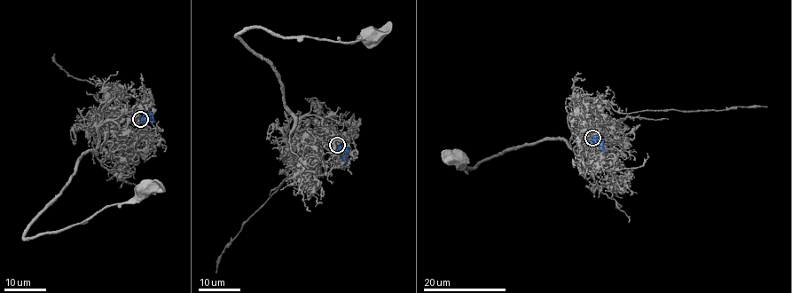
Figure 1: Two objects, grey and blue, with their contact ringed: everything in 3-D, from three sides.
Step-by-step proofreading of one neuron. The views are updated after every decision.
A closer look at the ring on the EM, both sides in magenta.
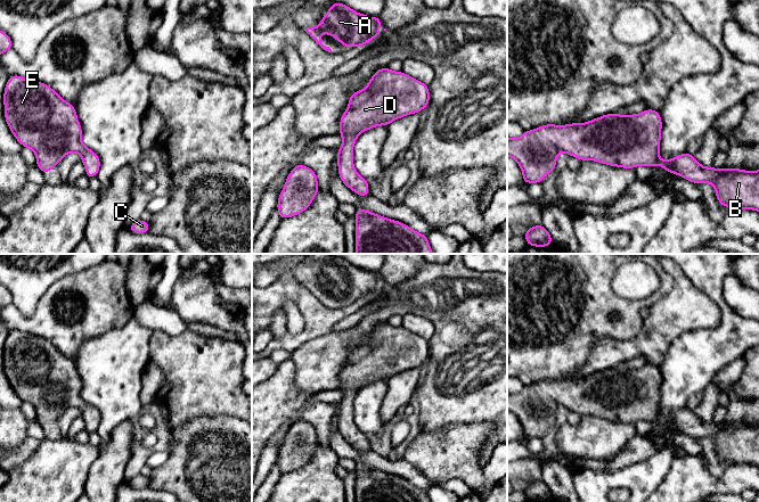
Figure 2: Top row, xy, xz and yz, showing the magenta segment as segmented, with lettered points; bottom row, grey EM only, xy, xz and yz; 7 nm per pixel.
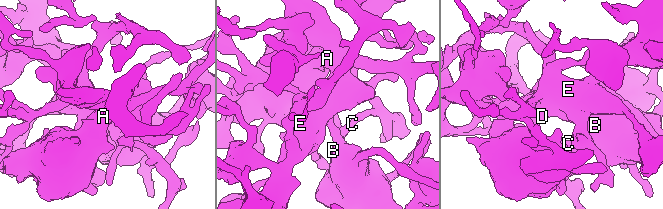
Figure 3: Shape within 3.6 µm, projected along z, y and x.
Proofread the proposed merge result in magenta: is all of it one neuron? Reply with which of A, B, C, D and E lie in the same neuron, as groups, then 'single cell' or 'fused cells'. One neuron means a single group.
A B C D E; single cell

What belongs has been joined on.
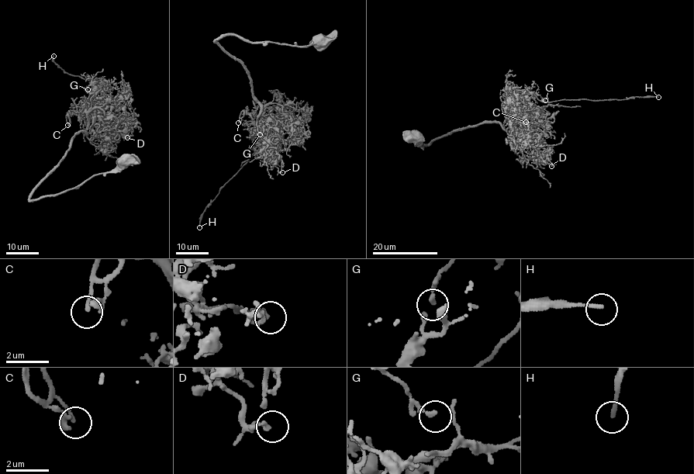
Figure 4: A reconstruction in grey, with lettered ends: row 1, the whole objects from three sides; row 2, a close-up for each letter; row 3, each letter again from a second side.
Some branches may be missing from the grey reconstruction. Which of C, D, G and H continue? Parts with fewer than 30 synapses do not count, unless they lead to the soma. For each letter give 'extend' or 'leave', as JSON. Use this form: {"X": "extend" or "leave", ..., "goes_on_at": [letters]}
{"C": "leave", "D": "leave", "G": "leave", "H": "leave", "goes_on_at": []}

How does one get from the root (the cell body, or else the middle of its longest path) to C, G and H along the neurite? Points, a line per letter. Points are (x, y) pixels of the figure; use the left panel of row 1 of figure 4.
C: (128, 162), (76, 187), (30, 200), (77, 133), (87, 133), (86, 112), (74, 112), (67, 125)
G: (128, 162), (74, 188), (29, 199), (77, 133), (87, 133), (91, 98), (101, 82), (88, 89)
H: (128, 162), (29, 199), (77, 133), (87, 133), (91, 98), (103, 81), (67, 73), (53, 56)

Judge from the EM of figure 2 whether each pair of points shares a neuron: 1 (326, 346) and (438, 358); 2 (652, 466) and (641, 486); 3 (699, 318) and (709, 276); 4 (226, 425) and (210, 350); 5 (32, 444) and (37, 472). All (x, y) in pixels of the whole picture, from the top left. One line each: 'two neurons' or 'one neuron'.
1: one neuron
2: one neuron
3: two neurons
4: two neurons
5: two neurons

